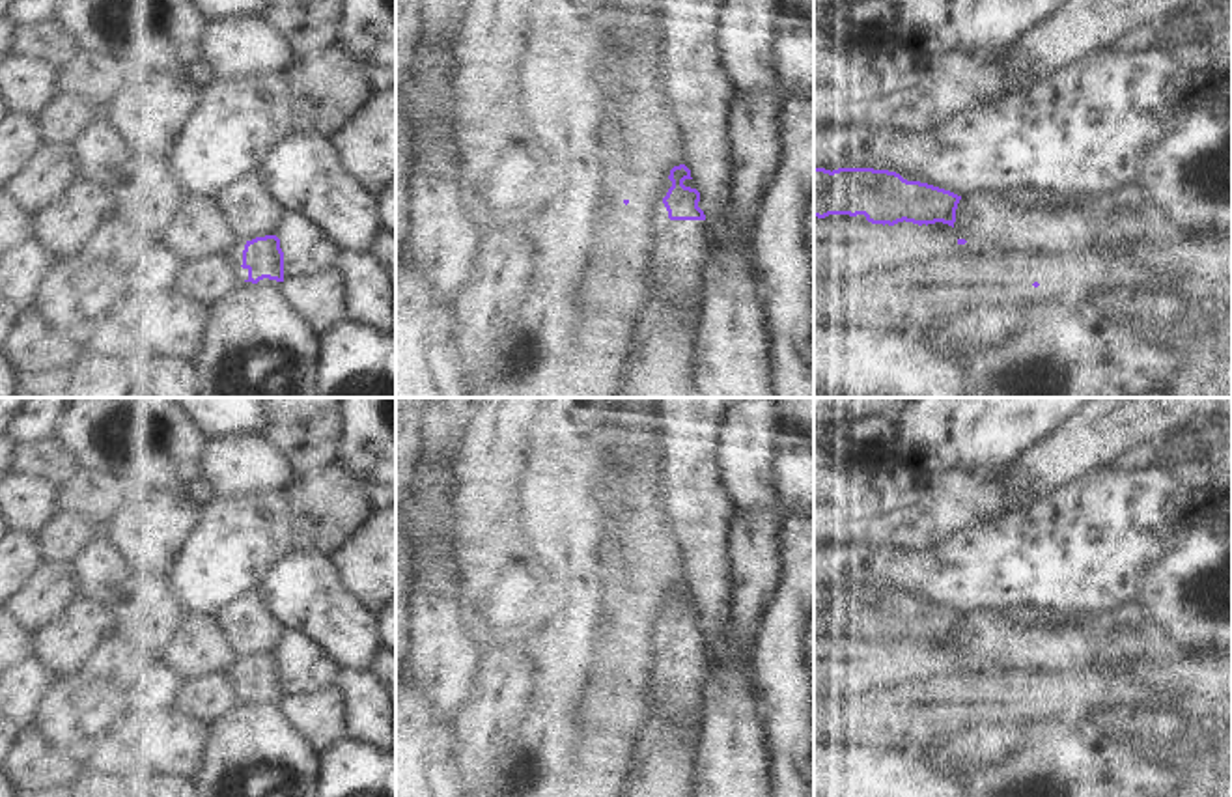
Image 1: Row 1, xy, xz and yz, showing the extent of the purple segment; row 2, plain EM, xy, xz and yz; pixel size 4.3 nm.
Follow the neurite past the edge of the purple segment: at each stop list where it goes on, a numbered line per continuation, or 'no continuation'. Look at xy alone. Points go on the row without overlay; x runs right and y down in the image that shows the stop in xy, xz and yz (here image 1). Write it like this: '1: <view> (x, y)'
1: xy (236, 672)

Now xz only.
1: xz (682, 667)

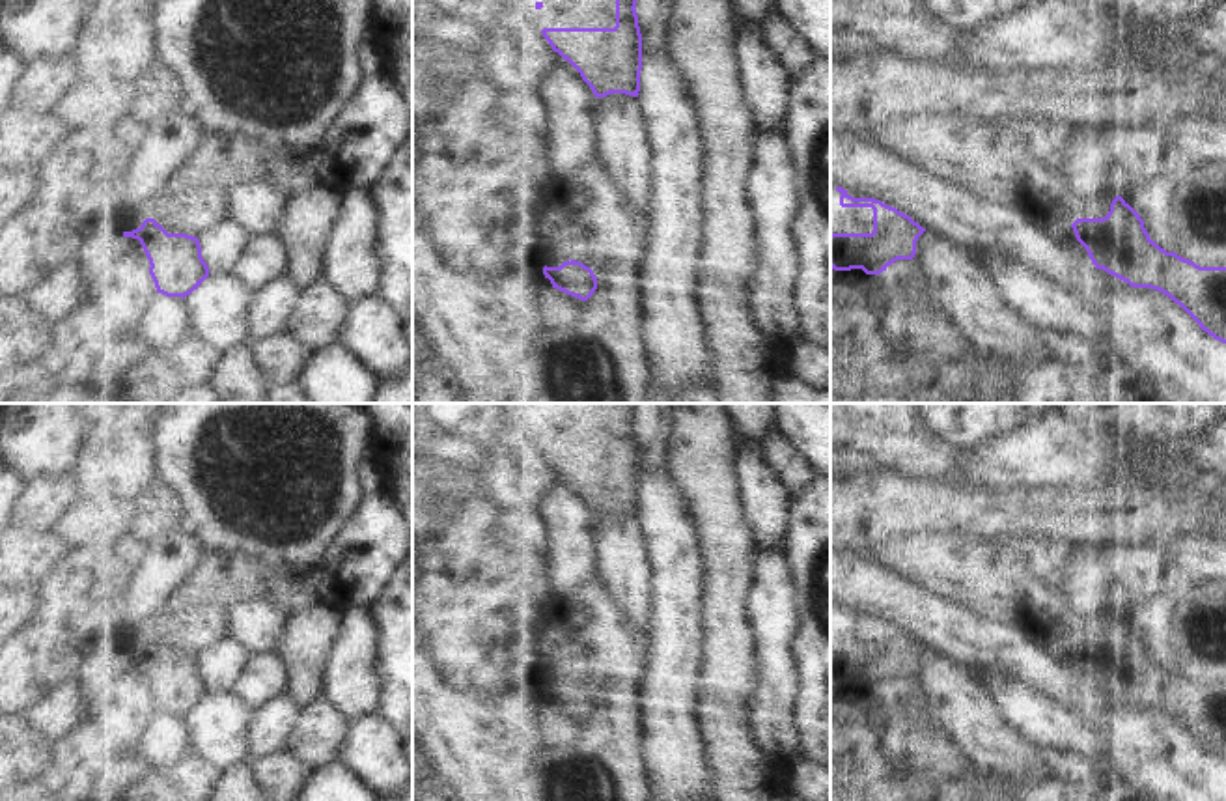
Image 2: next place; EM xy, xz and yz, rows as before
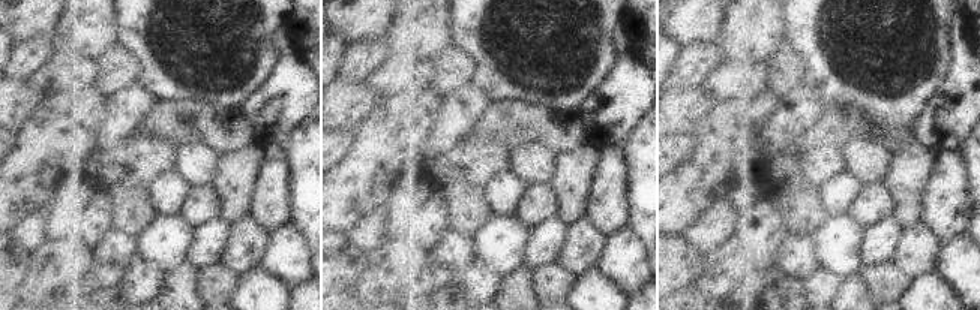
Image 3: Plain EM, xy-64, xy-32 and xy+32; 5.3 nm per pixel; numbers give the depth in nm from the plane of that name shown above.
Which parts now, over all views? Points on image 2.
no continuation

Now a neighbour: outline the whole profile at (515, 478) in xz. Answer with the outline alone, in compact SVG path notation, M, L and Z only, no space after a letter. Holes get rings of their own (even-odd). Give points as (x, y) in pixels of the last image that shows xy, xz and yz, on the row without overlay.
M502 437L485 448L481 484L498 510L539 510L554 489L554 469L541 450L509 446Z

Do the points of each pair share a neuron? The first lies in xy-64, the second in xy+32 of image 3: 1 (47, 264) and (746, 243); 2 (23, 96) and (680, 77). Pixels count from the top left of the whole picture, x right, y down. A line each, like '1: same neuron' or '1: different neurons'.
1: different neurons
2: different neurons

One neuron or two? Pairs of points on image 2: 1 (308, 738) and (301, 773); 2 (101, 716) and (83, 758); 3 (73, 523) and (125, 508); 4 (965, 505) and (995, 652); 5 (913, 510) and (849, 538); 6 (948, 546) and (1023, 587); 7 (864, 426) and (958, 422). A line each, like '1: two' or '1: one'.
1: two
2: two
3: one
4: two
5: one
6: one
7: two

